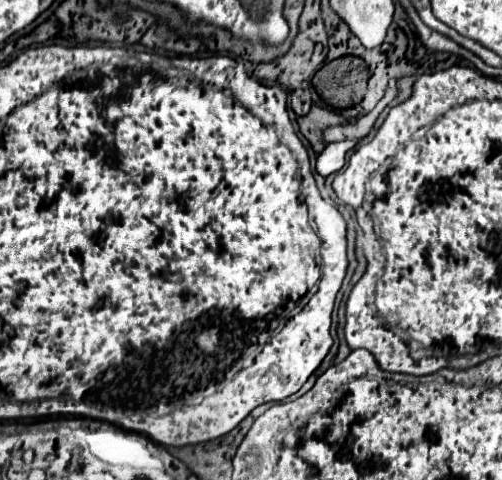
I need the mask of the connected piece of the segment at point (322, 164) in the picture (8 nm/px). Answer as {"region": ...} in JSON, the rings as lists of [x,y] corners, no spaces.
{"region":[[[341,141],[341,143],[327,143],[325,149],[317,155],[317,171],[327,177],[339,171],[345,163],[345,153],[355,147],[355,141]]]}

